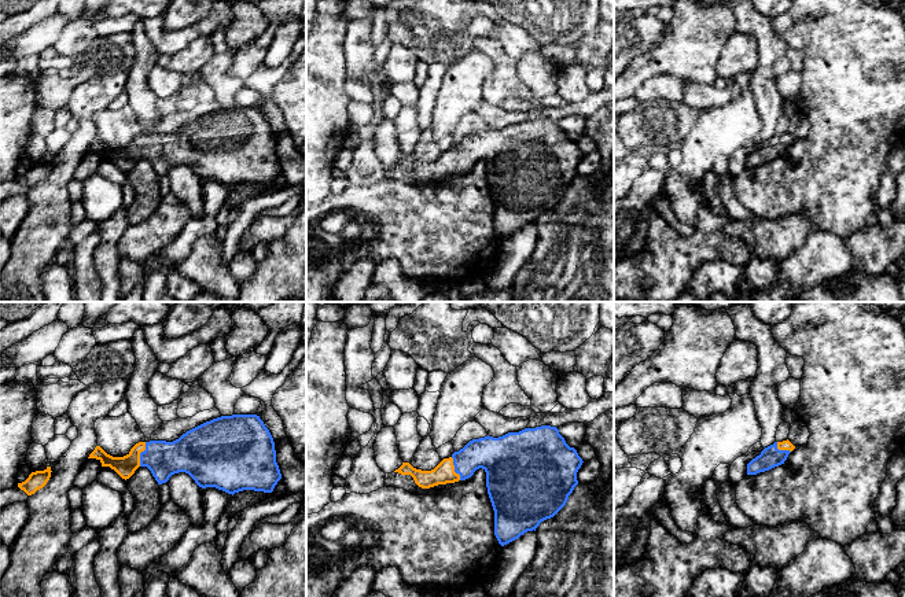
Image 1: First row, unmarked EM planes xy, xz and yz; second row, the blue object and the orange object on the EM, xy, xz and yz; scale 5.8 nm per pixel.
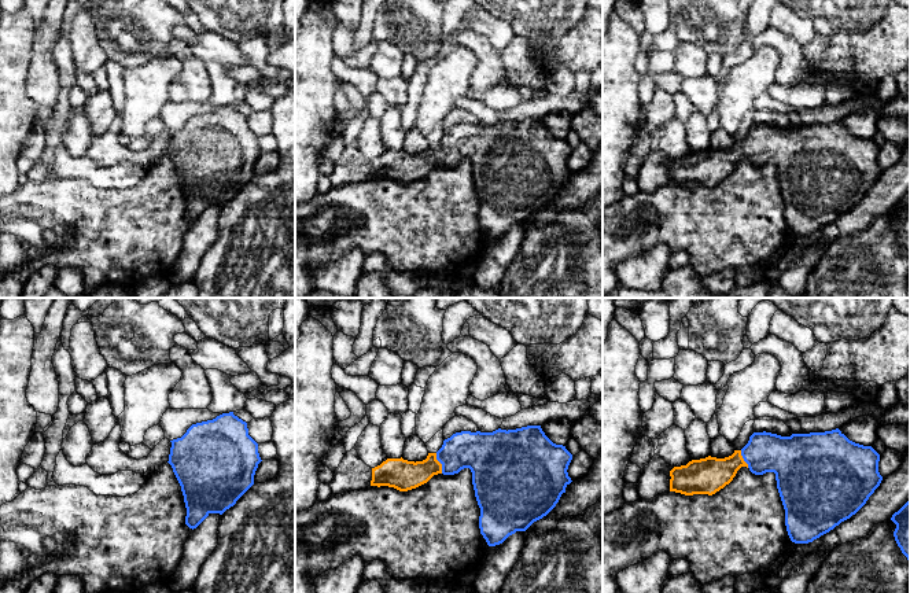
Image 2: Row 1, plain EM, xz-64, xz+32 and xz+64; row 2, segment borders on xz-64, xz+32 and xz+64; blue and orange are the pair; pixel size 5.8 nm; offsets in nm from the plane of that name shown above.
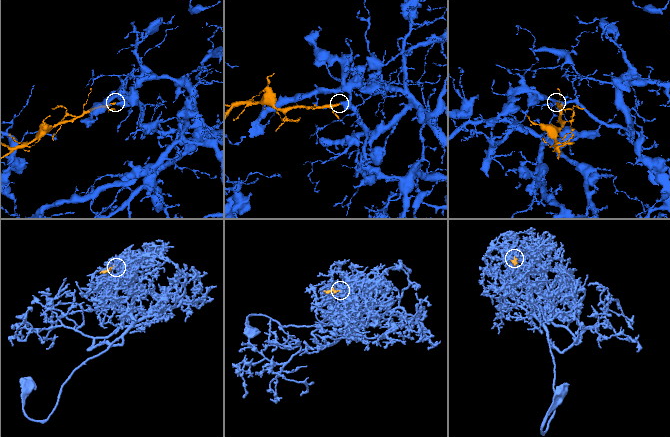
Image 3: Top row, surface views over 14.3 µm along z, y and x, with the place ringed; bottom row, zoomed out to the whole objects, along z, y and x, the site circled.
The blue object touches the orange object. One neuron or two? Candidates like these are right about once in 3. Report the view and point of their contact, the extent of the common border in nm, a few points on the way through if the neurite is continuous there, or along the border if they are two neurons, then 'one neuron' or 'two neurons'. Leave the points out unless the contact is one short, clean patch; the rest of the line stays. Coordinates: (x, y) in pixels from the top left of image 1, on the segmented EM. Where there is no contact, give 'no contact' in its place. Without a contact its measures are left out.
contact xy (140, 454); length 150 nm; way xy (164, 459), (155, 454), (140, 454), (125, 467); one neuron

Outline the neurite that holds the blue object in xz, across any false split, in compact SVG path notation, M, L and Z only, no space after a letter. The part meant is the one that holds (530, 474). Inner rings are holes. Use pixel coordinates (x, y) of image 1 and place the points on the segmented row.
M541 425L508 432L503 436L485 436L470 441L463 449L444 458L434 469L422 471L409 463L396 469L411 475L422 489L466 480L482 468L486 472L488 494L494 511L494 535L501 546L536 531L541 522L553 517L567 502L578 484L577 472L582 458L570 447L556 427Z

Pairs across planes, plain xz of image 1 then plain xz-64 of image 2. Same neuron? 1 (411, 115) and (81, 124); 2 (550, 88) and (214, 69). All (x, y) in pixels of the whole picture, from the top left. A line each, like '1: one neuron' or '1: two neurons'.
1: two neurons
2: one neuron

